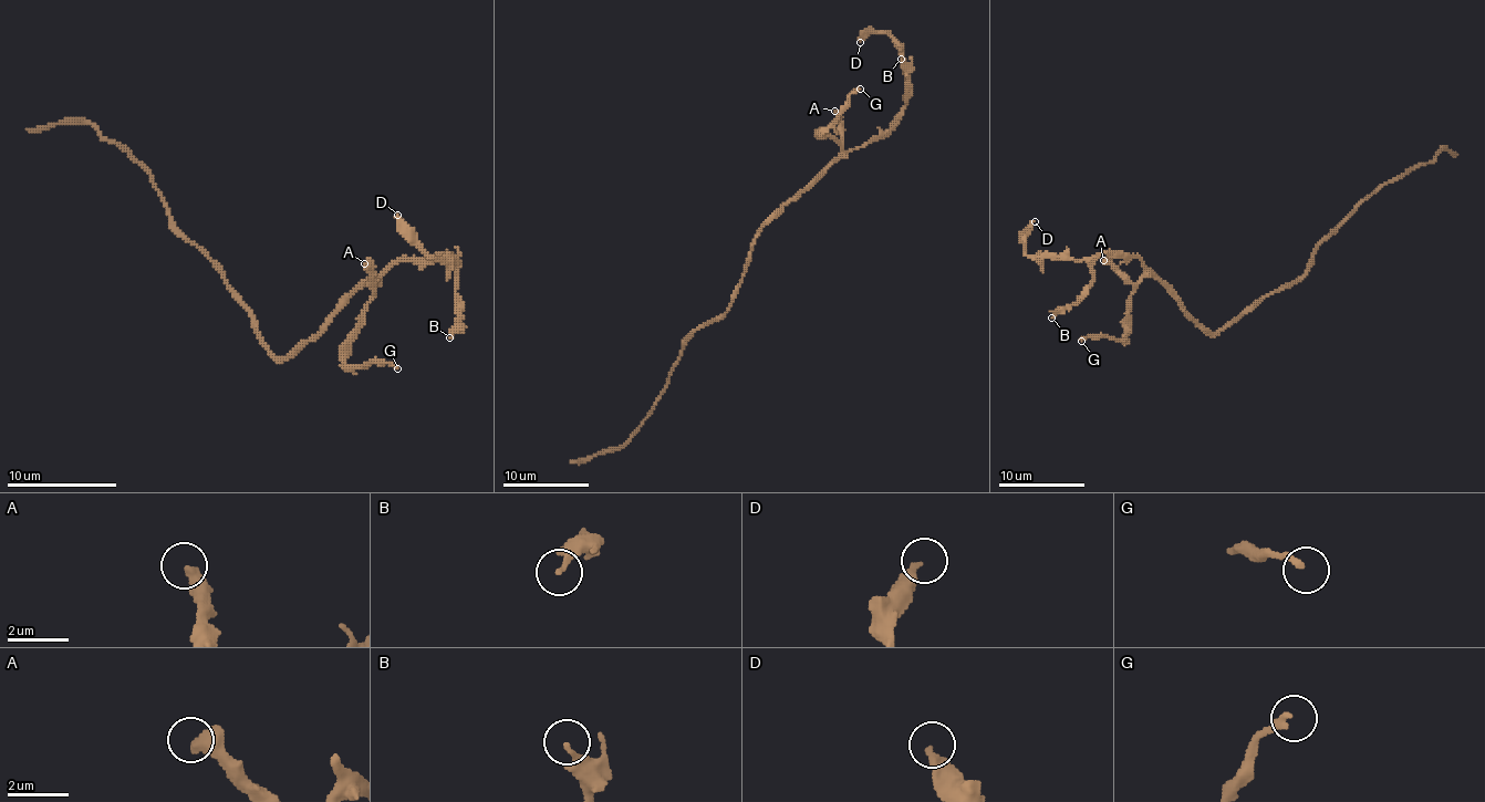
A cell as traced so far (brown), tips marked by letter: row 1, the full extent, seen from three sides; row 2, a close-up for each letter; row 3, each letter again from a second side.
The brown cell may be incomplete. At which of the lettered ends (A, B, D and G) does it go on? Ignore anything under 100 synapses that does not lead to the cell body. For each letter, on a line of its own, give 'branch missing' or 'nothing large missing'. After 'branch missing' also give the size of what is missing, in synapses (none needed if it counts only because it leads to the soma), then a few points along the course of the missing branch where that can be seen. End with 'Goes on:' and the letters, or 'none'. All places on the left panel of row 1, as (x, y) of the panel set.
A: nothing large missing
B: nothing large missing
D: nothing large missing
G: nothing large missing
Goes on: none

